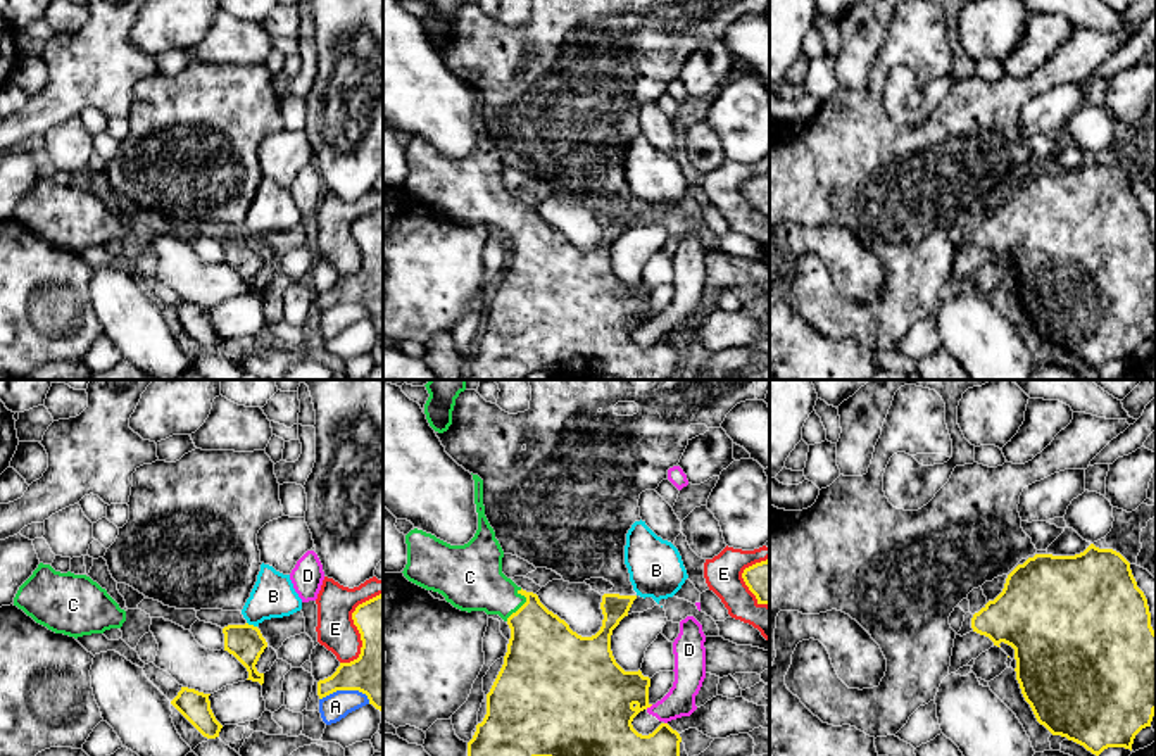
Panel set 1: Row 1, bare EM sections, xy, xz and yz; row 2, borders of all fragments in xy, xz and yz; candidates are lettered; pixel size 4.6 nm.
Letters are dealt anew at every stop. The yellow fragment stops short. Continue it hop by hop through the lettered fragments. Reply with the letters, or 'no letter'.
C

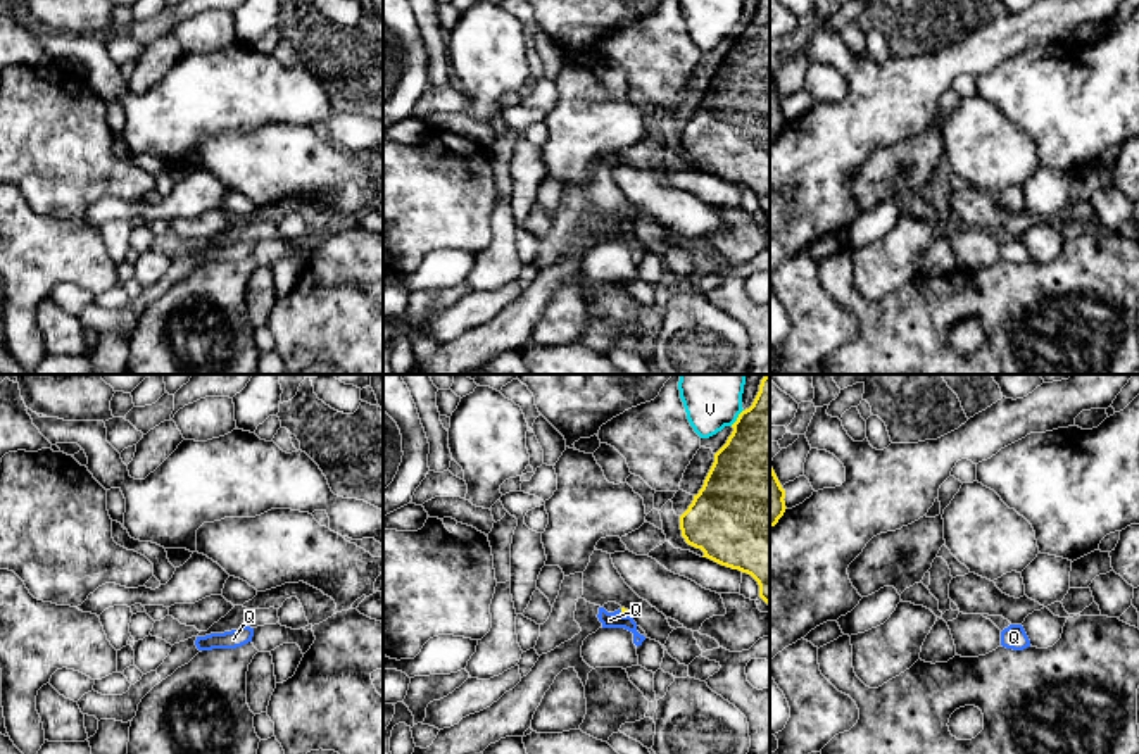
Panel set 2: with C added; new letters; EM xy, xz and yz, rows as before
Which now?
no letter

